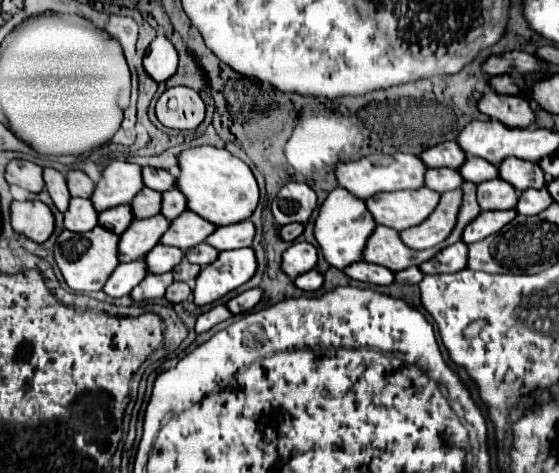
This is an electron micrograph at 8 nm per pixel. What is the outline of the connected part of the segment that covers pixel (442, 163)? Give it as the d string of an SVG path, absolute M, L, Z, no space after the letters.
M446 141L446 143L434 145L434 147L426 149L424 153L420 153L420 159L426 167L458 169L466 157L464 157L464 153L460 153L460 147L456 145L456 141Z

